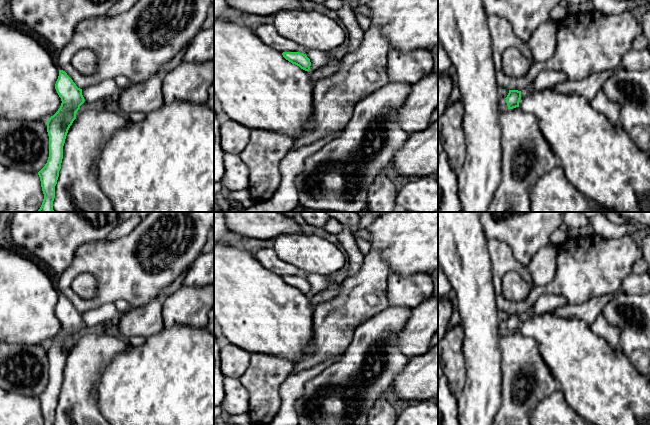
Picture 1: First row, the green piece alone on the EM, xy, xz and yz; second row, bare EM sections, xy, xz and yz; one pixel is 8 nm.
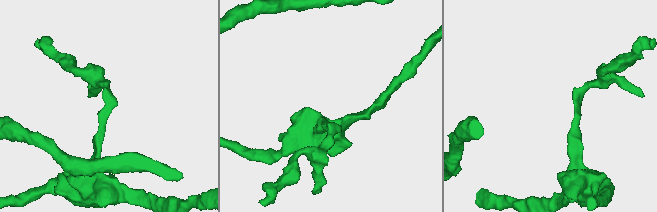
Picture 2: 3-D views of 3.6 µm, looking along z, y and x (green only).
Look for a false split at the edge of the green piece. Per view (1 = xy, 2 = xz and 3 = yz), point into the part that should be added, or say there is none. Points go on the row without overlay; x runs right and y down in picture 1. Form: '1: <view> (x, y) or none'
1: none
2: none
3: none

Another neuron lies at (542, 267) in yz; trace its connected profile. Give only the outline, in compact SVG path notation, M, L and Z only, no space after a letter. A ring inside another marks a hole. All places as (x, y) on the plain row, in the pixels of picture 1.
M549 243L531 258L528 266L533 283L538 286L549 284L556 273L557 246Z

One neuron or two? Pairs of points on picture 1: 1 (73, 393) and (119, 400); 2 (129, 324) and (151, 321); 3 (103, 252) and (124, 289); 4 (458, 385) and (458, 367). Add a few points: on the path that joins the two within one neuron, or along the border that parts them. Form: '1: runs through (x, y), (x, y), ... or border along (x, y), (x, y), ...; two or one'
1: border along (96, 401), (97, 408), (102, 414); two
2: runs through (134, 322), (146, 321); one
3: runs through (112, 261), (124, 273), (124, 280); one
4: runs through (458, 381), (458, 371); one

